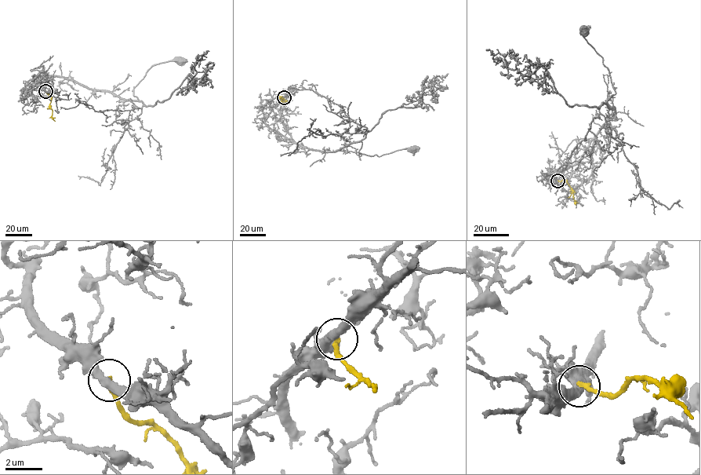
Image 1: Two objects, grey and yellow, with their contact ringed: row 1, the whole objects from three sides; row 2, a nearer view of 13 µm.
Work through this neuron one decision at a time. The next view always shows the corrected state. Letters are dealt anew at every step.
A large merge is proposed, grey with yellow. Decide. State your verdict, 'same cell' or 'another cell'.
another cell

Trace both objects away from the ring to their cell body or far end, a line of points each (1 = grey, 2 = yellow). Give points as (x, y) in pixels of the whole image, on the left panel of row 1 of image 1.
1: (45, 91), (40, 82), (57, 76), (137, 100), (133, 89), (153, 66), (180, 62)
2: (45, 91), (51, 96), (49, 107), (55, 121)

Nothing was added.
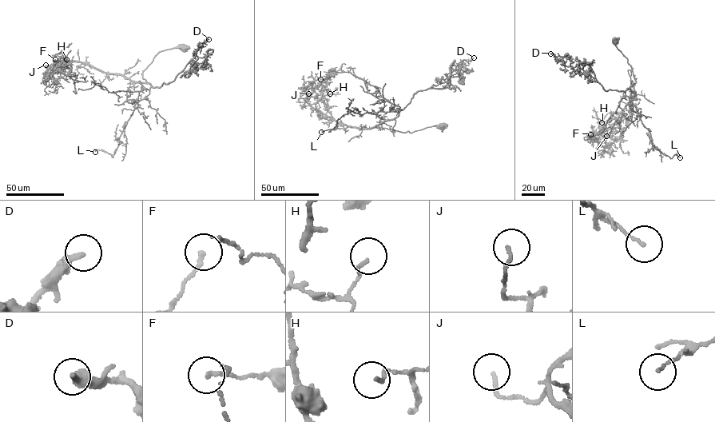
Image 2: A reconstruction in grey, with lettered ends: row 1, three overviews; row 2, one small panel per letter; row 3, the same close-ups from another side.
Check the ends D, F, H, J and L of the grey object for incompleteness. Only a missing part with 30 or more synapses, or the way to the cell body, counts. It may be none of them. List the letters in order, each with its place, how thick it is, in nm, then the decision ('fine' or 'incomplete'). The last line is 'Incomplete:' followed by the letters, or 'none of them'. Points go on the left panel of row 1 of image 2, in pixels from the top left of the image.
D: at (208, 39); 340 nm thick; fine
F: at (55, 59); 140 nm thick; fine
H: at (66, 59); 110 nm thick; fine
J: at (45, 65); 130 nm thick; fine
L: at (95, 152); 100 nm thick; fine
Incomplete: none of them

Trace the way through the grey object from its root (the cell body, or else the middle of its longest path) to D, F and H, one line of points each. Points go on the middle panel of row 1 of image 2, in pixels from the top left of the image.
D: (442, 126), (411, 133), (392, 129), (399, 112), (415, 92), (448, 87), (450, 73), (456, 66), (474, 57)
F: (442, 126), (411, 133), (393, 129), (394, 119), (366, 128), (343, 125), (327, 109), (316, 88), (320, 79)
H: (442, 126), (403, 132), (392, 129), (394, 119), (351, 127), (327, 109), (321, 95), (330, 93)

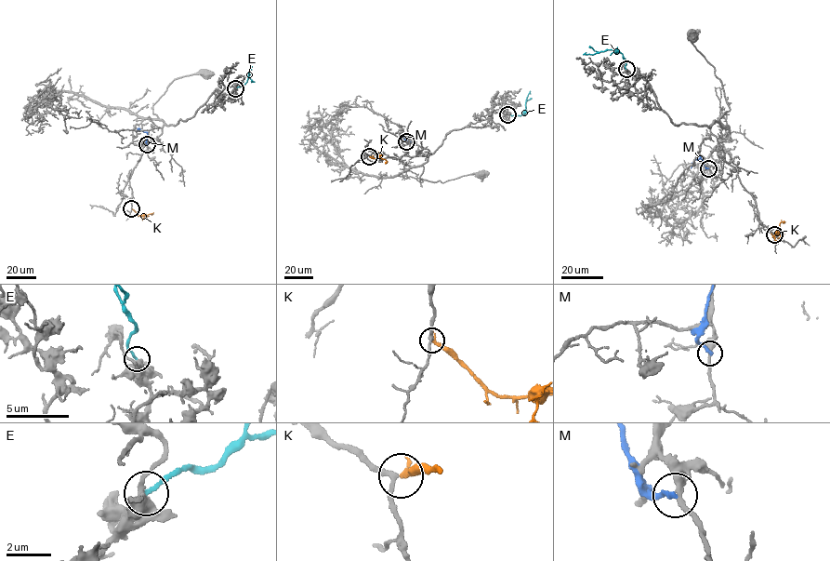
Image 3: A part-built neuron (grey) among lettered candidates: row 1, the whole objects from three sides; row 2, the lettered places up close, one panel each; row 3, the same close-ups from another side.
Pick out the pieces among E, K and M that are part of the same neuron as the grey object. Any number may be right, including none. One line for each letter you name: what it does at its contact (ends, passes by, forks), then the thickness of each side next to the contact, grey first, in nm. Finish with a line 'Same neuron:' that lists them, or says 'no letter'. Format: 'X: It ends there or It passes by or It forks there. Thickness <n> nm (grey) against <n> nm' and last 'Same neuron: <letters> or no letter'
K: It ends there. Thickness 200 nm (grey) against 240 nm
Same neuron: K

